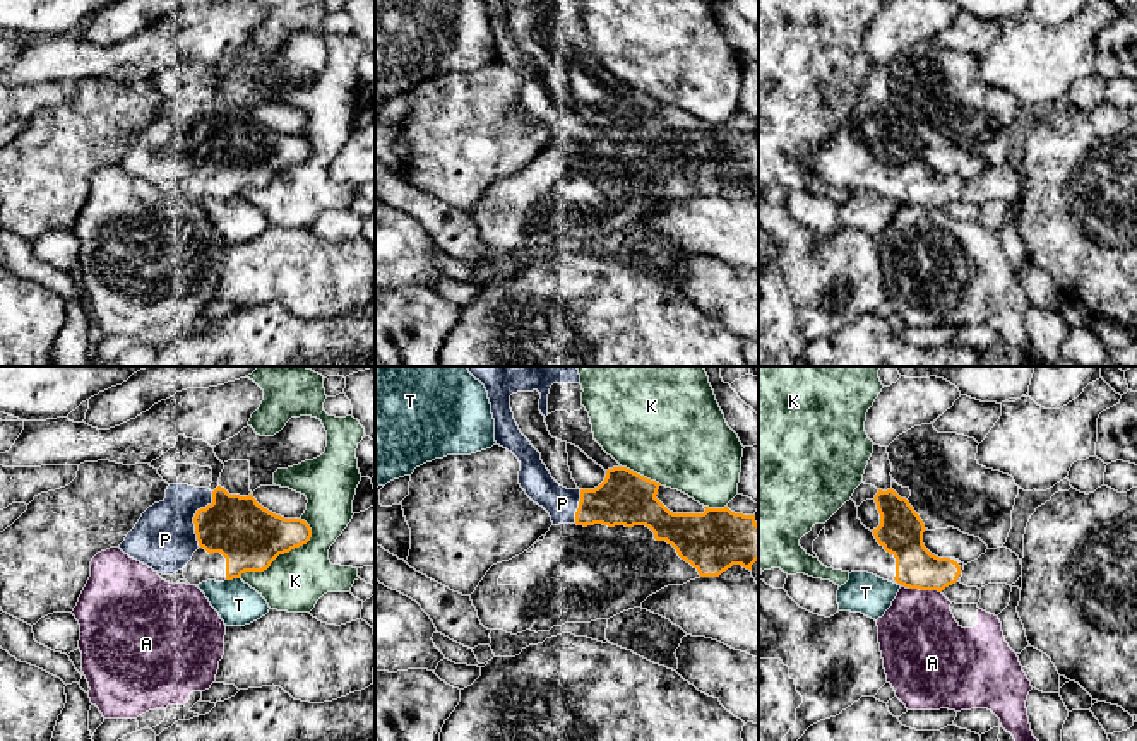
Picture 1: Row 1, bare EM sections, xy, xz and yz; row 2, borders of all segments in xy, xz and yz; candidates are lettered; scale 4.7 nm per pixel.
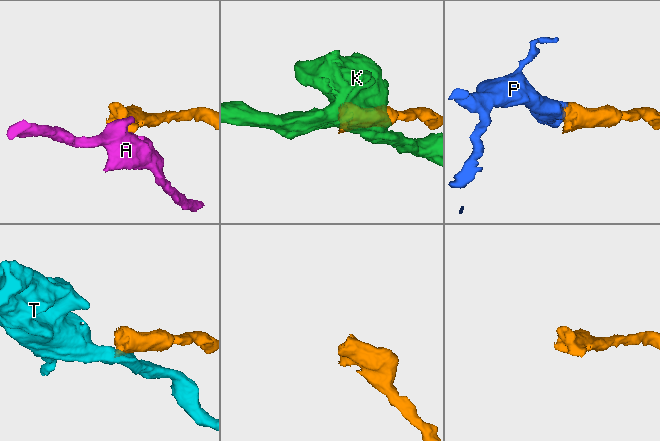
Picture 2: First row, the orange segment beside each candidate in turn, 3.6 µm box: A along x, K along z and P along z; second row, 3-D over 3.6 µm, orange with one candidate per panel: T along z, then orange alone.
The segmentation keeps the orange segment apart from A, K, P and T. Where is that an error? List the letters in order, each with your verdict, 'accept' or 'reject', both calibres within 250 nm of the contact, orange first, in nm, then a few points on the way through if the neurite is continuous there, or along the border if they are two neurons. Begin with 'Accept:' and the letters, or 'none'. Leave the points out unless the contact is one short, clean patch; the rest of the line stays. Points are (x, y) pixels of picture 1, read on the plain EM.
Accept: P
A: reject; 190 nm thick on the orange side, 380 nm on the other; border along yz (910, 204), (937, 206), (940, 209)
K: reject; 300 nm thick on the orange side, 280 nm on the other
P: accept; 300 nm thick on the orange side, 300 nm on the other; runs through xy (238, 144), (194, 134), (180, 141), (165, 156)
T: reject; 300 nm thick on the orange side, 200 nm on the other; border along xy (238, 194), (226, 197)

